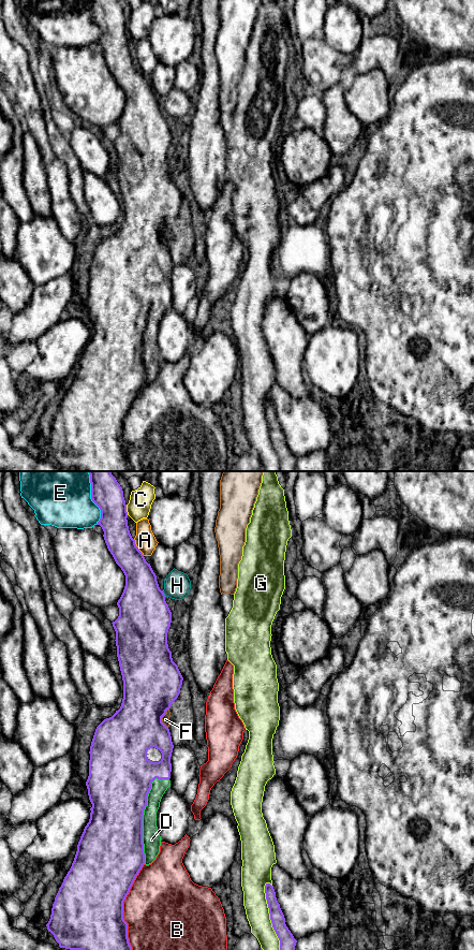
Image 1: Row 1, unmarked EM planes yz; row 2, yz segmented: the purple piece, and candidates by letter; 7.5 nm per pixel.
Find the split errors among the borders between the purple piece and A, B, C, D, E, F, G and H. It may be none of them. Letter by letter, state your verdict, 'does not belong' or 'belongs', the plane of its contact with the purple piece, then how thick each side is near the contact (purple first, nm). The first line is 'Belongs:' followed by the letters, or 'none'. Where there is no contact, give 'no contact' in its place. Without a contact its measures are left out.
Belongs: D
A: does not belong; meets purple in yz; 240 nm thick on the purple side, 160 nm on the other
B: does not belong; meets purple in yz; 500 nm thick on the purple side, 480 nm on the other
C: does not belong; meets purple in yz; 220 nm thick on the purple side, 170 nm on the other
D: belongs; meets purple in yz; 440 nm thick on the purple side, 140 nm on the other
E: does not belong; meets purple in yz; 220 nm thick on the purple side, 360 nm on the other
F: does not belong; meets purple in yz; 400 nm thick on the purple side, 60 nm on the other
G: does not belong; meets purple in yz; 120 nm thick on the purple side, 180 nm on the other
H: does not belong; meets purple in yz; 380 nm thick on the purple side, 200 nm on the other

